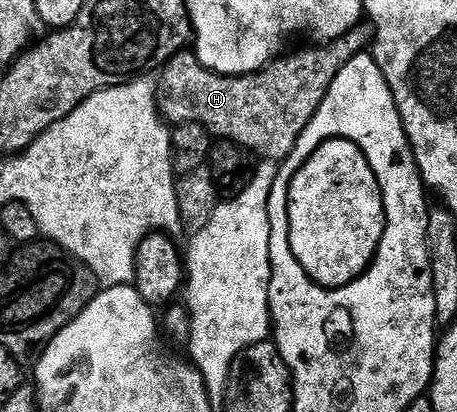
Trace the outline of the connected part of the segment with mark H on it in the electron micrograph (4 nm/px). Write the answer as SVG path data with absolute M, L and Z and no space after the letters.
M361 25L350 29L342 37L331 43L311 45L305 51L293 50L275 59L263 71L252 75L219 75L206 69L196 59L191 50L185 49L169 59L158 75L158 102L160 113L169 124L200 123L217 140L236 143L245 152L257 151L264 161L281 161L296 147L296 142L304 135L304 130L312 123L315 115L321 114L320 106L328 95L333 81L355 55L367 52L374 38L371 26Z

